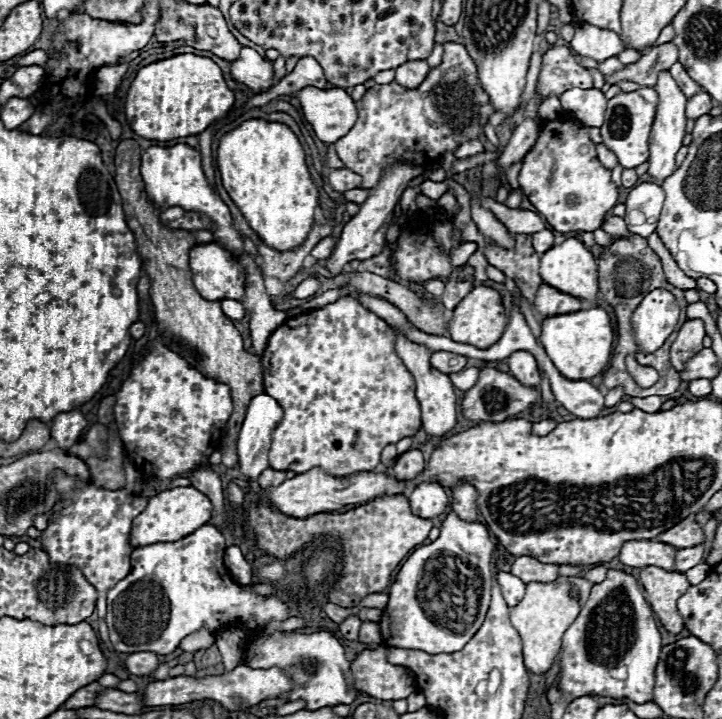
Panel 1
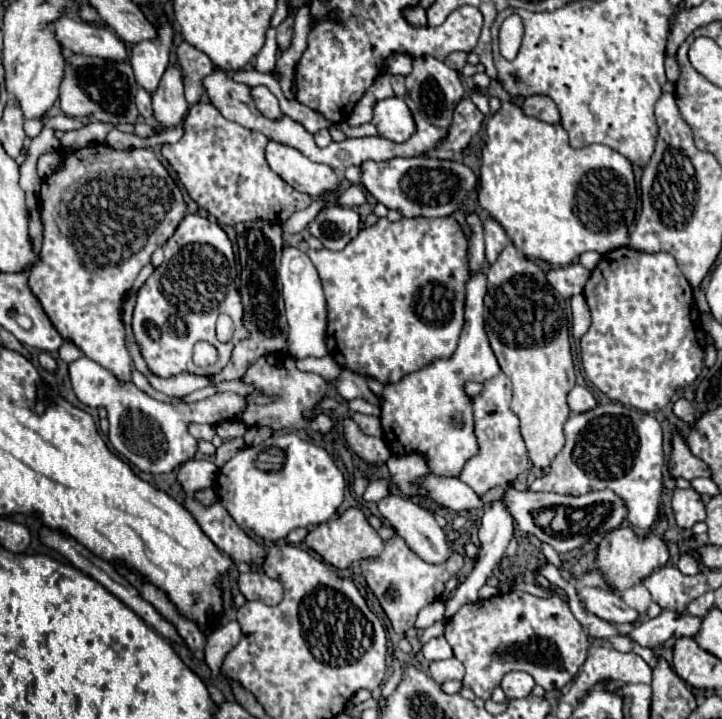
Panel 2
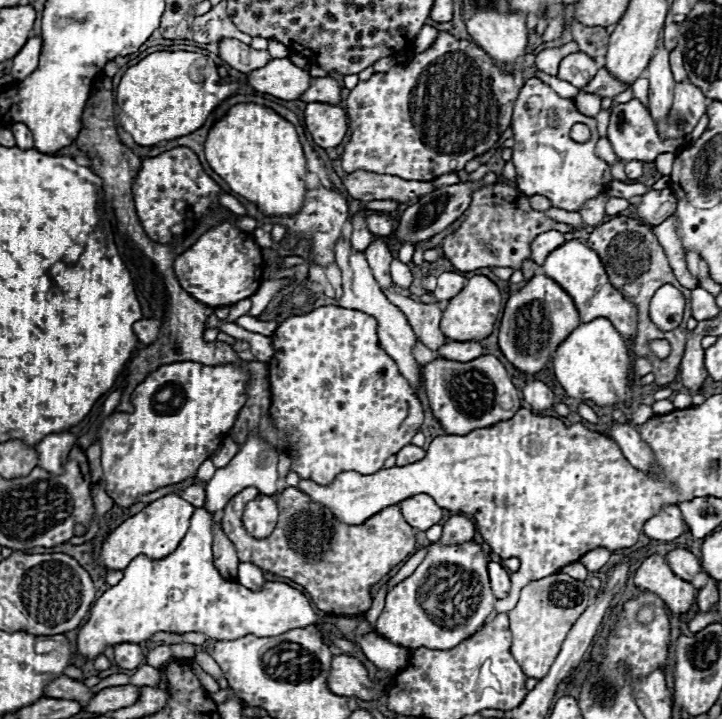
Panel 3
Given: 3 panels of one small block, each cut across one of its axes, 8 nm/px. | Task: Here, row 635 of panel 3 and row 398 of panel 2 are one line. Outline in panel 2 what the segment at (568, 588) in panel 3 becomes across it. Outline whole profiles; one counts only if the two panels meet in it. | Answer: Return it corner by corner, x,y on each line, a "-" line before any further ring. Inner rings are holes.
512,244
502,250
502,254
492,266
488,266
486,276
488,276
488,294
484,298
486,334
502,372
512,380
514,398
510,408
520,418
520,432
528,450
528,460
532,462
532,466
546,470
556,458
556,454
564,448
566,442
564,422
570,416
566,398
576,384
566,300
558,292
554,292
554,288
546,282
544,270
540,270
540,266
536,266
532,260
518,254
518,250

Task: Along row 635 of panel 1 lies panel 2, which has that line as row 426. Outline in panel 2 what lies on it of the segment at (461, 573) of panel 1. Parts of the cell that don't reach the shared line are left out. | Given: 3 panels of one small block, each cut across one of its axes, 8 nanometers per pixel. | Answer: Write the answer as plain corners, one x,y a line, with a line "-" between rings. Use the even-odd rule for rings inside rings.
486,274
474,276
466,284
466,314
464,330
456,352
450,358
436,358
424,368
406,374
396,384
386,384
380,394
382,438
396,456
410,452
424,454
426,464
436,476
458,478
464,464
478,454
474,434
472,398
464,392
466,382
486,382
500,372
496,356
488,344
482,318
482,298
486,294

